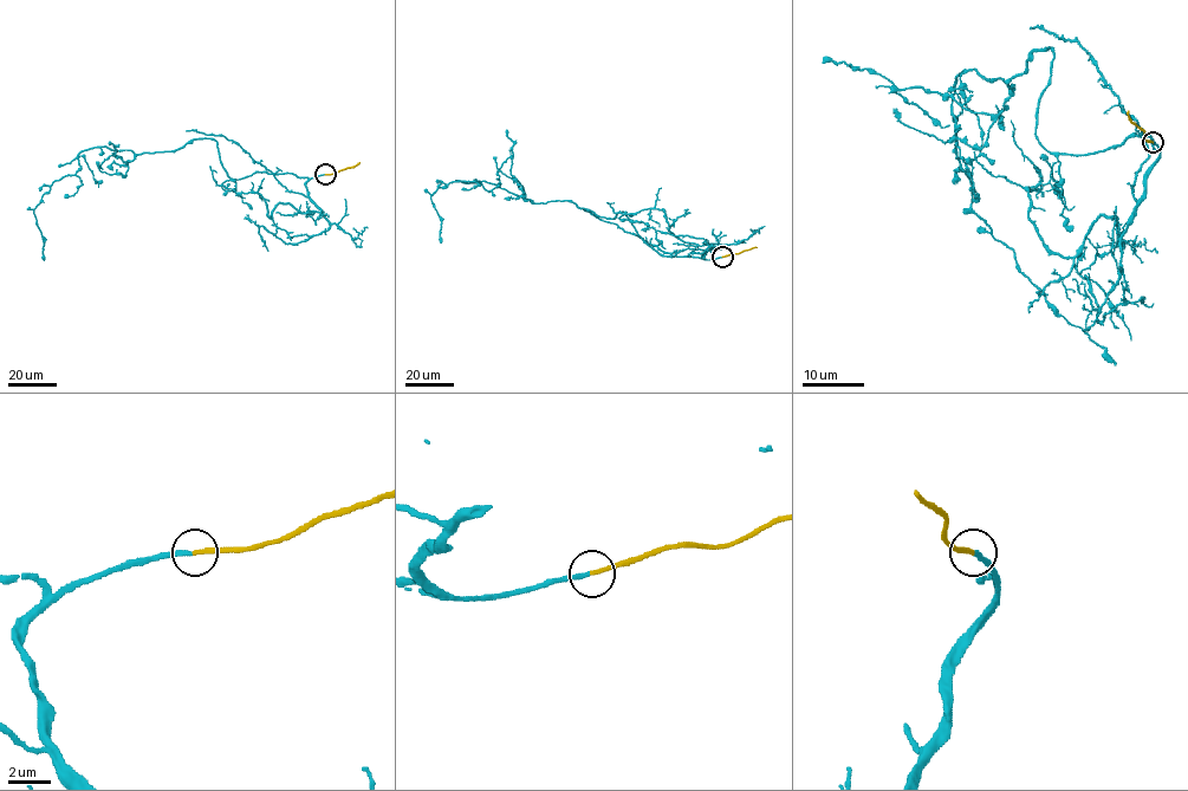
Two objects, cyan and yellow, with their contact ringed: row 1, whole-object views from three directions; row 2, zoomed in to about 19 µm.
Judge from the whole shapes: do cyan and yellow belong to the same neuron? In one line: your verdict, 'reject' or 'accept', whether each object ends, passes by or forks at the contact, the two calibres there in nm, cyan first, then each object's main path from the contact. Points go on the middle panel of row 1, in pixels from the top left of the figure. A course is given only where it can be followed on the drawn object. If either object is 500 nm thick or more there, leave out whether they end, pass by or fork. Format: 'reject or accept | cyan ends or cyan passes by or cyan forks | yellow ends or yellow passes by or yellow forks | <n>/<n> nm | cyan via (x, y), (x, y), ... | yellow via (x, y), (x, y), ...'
accept | cyan ends | yellow ends | 200/200 nm | cyan via (722, 257), (660, 255), (623, 212), (607, 218), (567, 200), (532, 202), (474, 180), (430, 195), (441, 242) | yellow via (722, 257), (757, 247)

